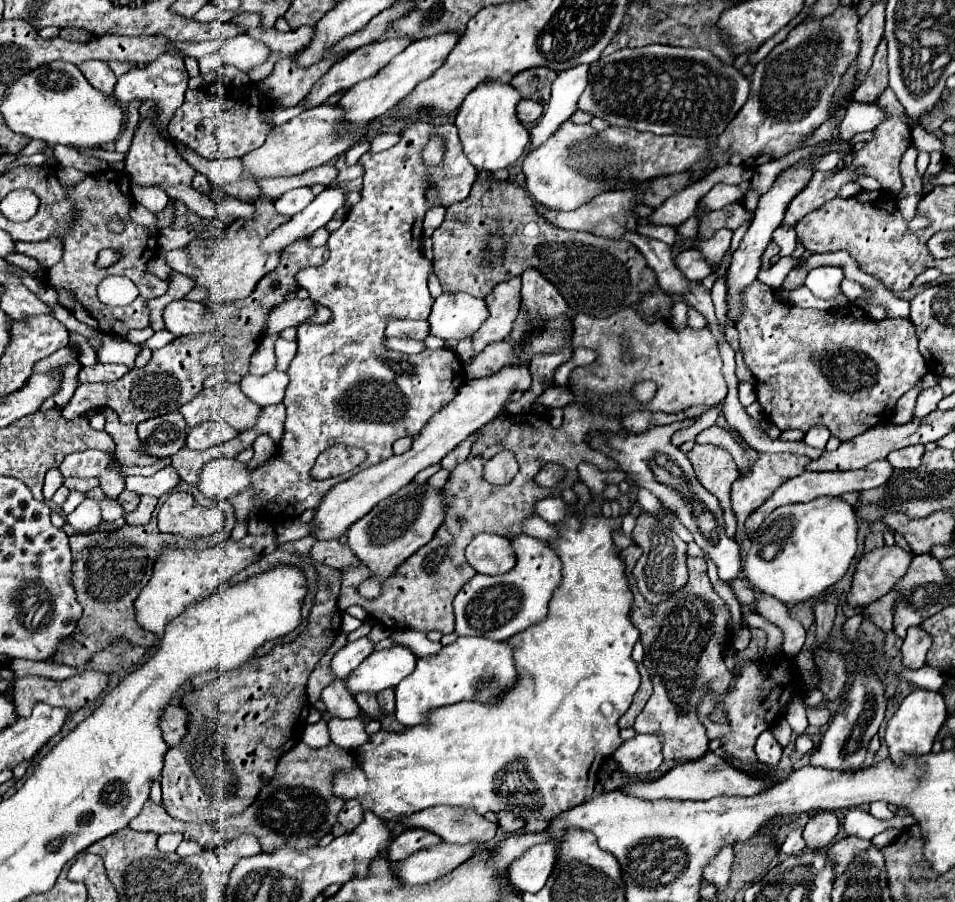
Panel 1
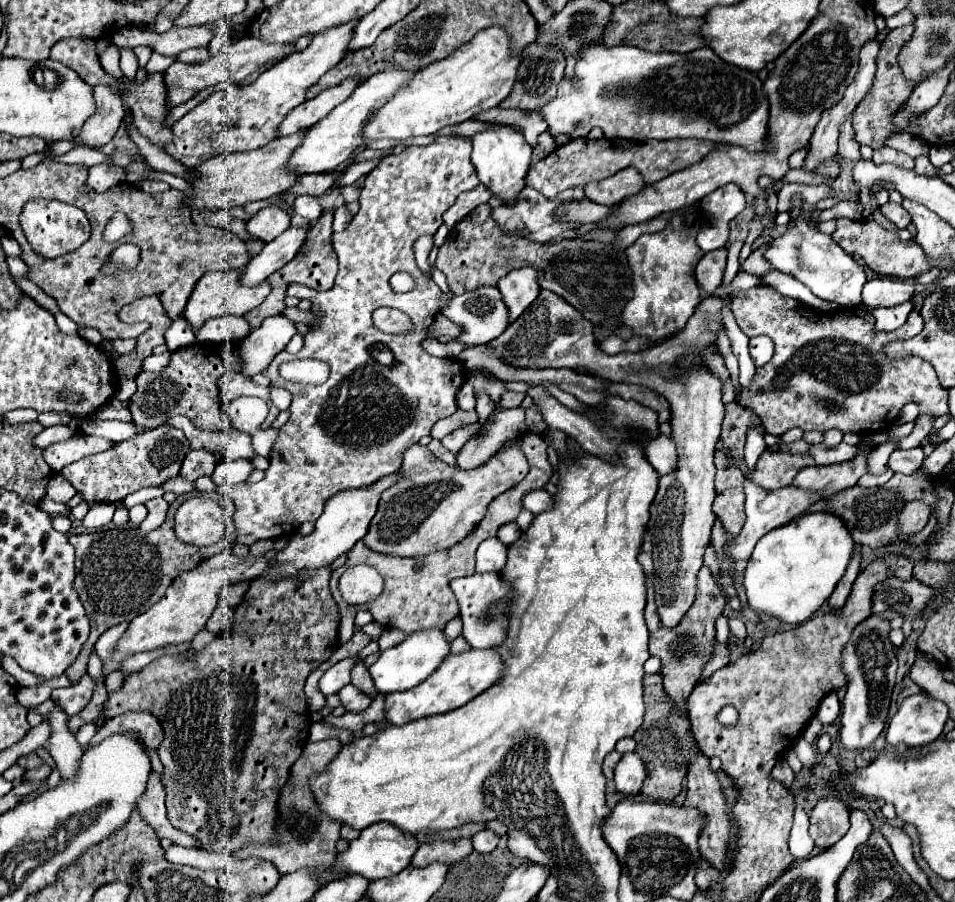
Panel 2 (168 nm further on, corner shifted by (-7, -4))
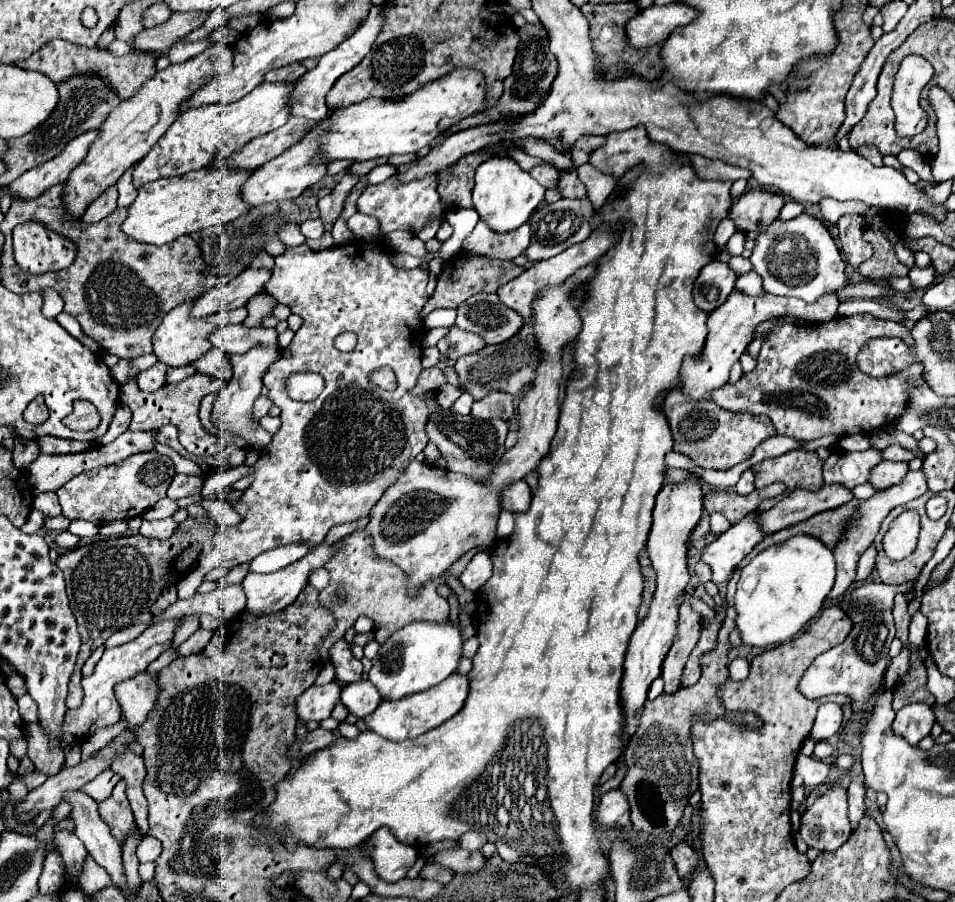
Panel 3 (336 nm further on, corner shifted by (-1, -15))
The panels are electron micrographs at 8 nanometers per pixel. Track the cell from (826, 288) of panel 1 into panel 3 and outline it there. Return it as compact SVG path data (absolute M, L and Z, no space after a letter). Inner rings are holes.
M803 213L791 221L783 221L783 219L775 219L771 225L767 225L767 229L763 233L759 233L759 237L755 239L755 249L749 257L753 269L761 275L763 279L763 287L767 293L771 295L781 295L781 297L797 297L803 299L807 303L815 303L823 293L835 293L839 297L839 301L847 299L847 297L859 297L859 299L891 299L893 293L887 287L881 287L877 283L849 283L847 273L845 273L845 261L833 241L833 237L829 235L827 227ZM777 241L791 241L791 249L787 249L789 255L779 255L775 253L775 249L771 251L771 247L775 247Z

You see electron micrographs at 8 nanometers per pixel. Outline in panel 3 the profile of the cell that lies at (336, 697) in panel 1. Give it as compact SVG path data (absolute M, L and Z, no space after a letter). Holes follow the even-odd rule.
M361 679L357 683L349 683L347 687L343 687L341 701L353 715L365 717L365 715L373 713L383 699L381 699L379 691L375 689L375 685L371 685L367 679Z

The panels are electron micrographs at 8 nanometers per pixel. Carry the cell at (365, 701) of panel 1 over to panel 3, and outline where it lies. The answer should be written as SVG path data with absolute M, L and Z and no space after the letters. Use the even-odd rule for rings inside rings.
M345 639L337 641L331 647L331 663L335 667L335 677L343 683L355 683L361 679L363 673L363 665L359 659L353 657L351 653L351 643L347 643Z

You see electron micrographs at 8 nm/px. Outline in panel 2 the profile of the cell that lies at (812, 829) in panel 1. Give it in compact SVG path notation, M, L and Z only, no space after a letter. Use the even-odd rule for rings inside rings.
M825 798L813 808L809 820L809 836L817 848L827 850L849 830L849 808L837 798Z

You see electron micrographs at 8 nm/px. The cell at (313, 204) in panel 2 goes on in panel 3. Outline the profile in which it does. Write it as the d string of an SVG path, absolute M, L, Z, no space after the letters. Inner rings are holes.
M309 219L305 223L301 223L301 233L309 239L319 239L323 237L323 221L321 219Z

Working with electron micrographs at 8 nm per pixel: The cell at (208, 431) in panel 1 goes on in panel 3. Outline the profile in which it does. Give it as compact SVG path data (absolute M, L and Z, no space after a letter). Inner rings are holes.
M175 475L175 479L171 481L169 489L167 489L167 497L169 499L183 499L189 495L199 493L203 487L203 479L201 477L191 477L191 475Z

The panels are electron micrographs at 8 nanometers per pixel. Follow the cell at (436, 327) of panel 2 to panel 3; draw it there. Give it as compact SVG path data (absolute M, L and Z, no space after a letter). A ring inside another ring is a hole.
M455 325L449 329L449 333L437 343L439 351L443 355L447 355L449 359L457 361L459 357L463 355L469 355L469 353L477 353L481 351L483 347L487 347L487 343L475 335L475 333L469 333L469 331L463 331L463 329L457 329Z

